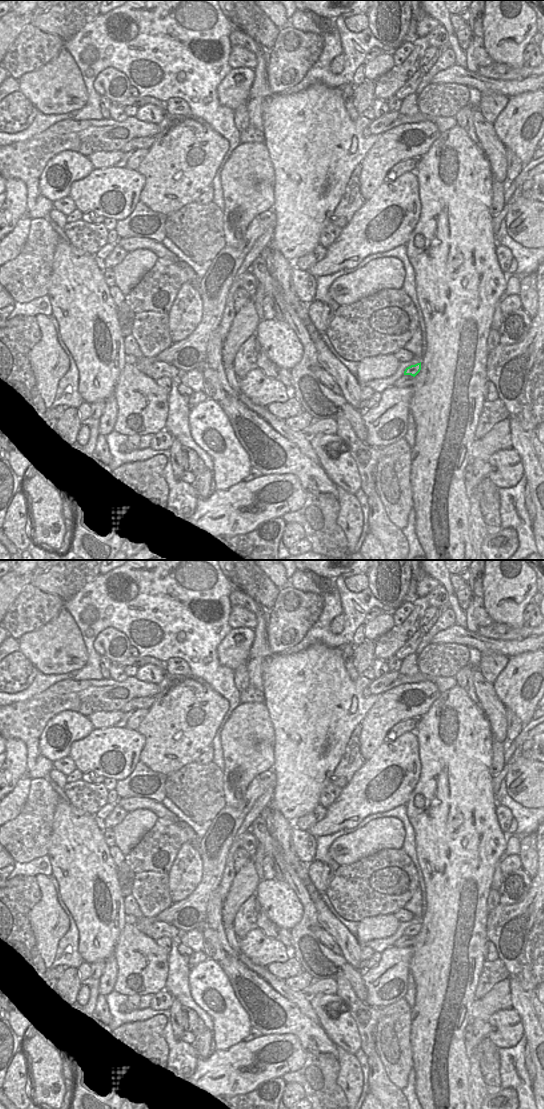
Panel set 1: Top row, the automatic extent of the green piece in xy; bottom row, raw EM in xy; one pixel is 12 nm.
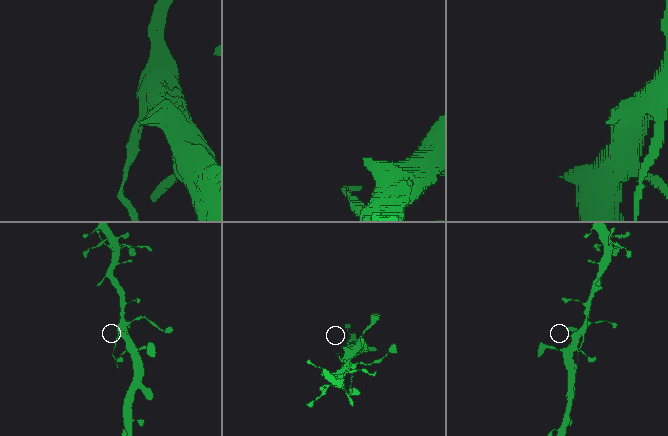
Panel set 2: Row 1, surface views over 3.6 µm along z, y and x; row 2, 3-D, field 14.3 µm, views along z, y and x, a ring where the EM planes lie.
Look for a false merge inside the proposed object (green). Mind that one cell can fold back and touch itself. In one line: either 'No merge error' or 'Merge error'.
No merge error.

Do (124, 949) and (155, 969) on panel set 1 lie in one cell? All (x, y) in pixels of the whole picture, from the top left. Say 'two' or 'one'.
one

